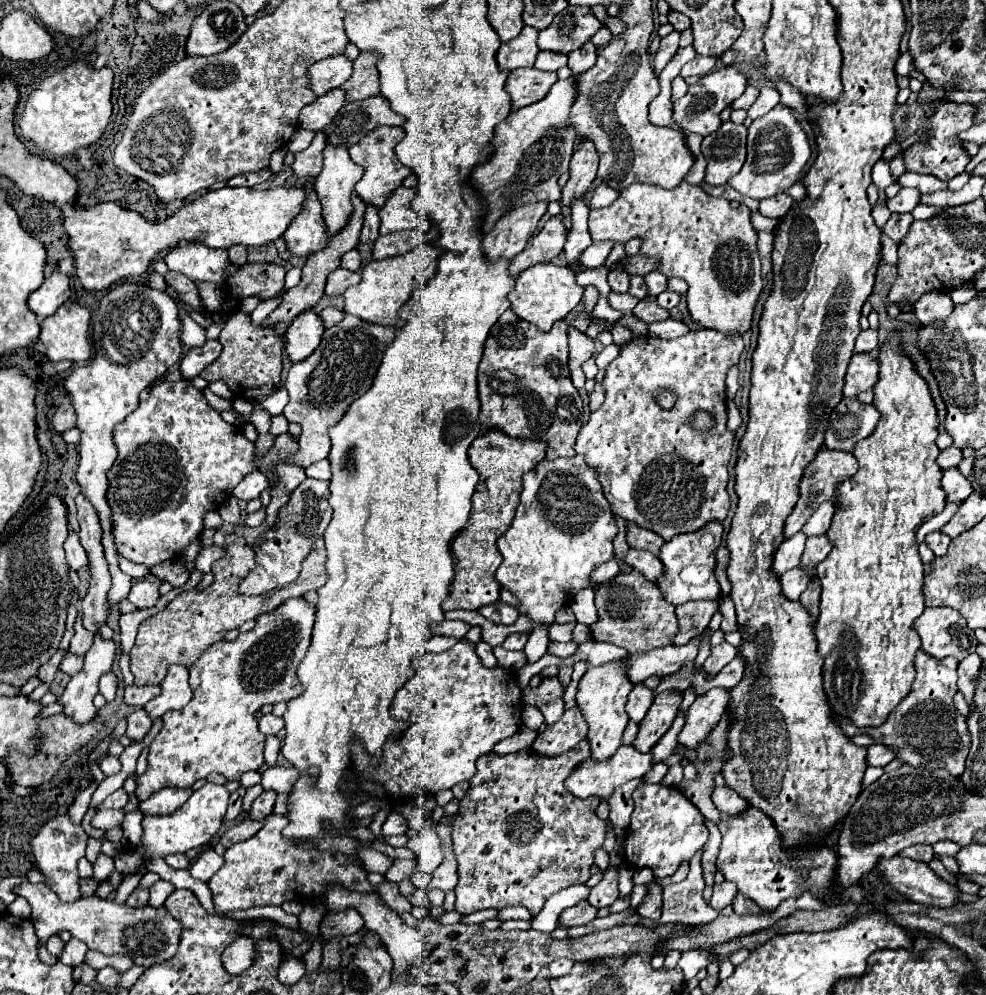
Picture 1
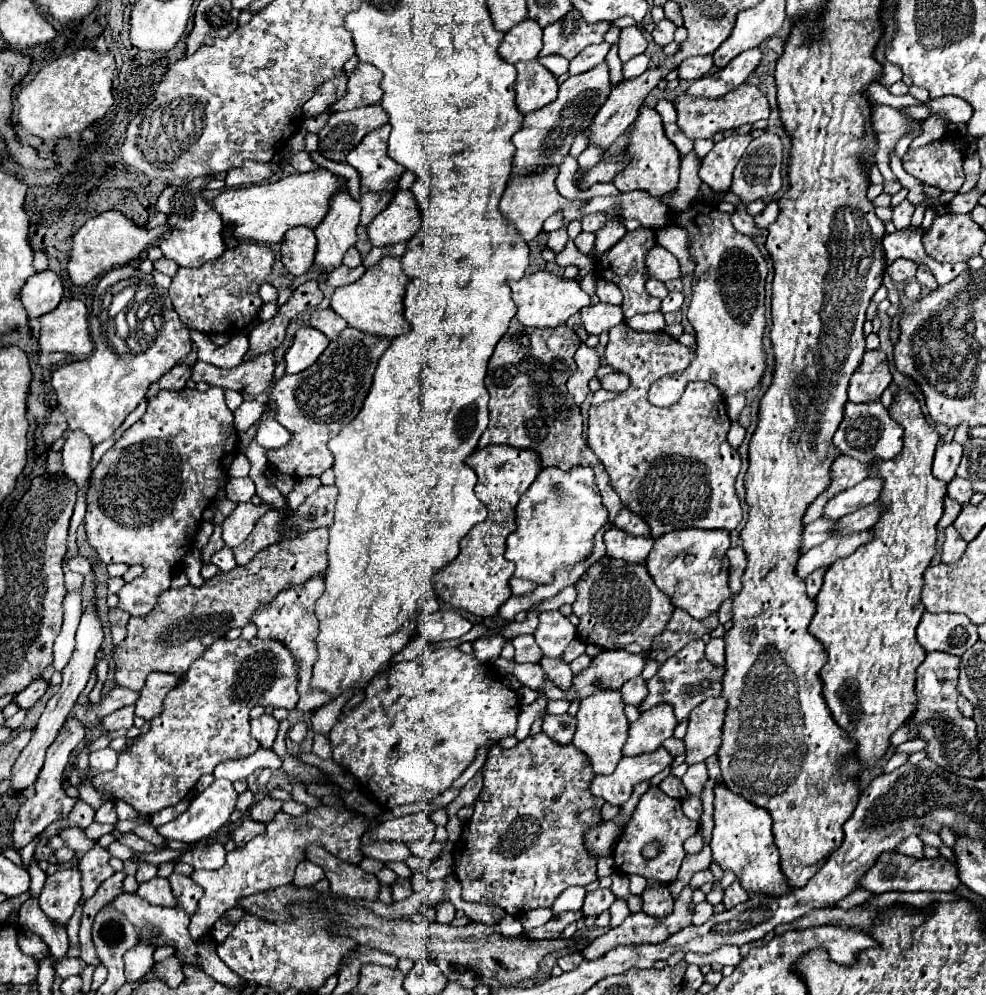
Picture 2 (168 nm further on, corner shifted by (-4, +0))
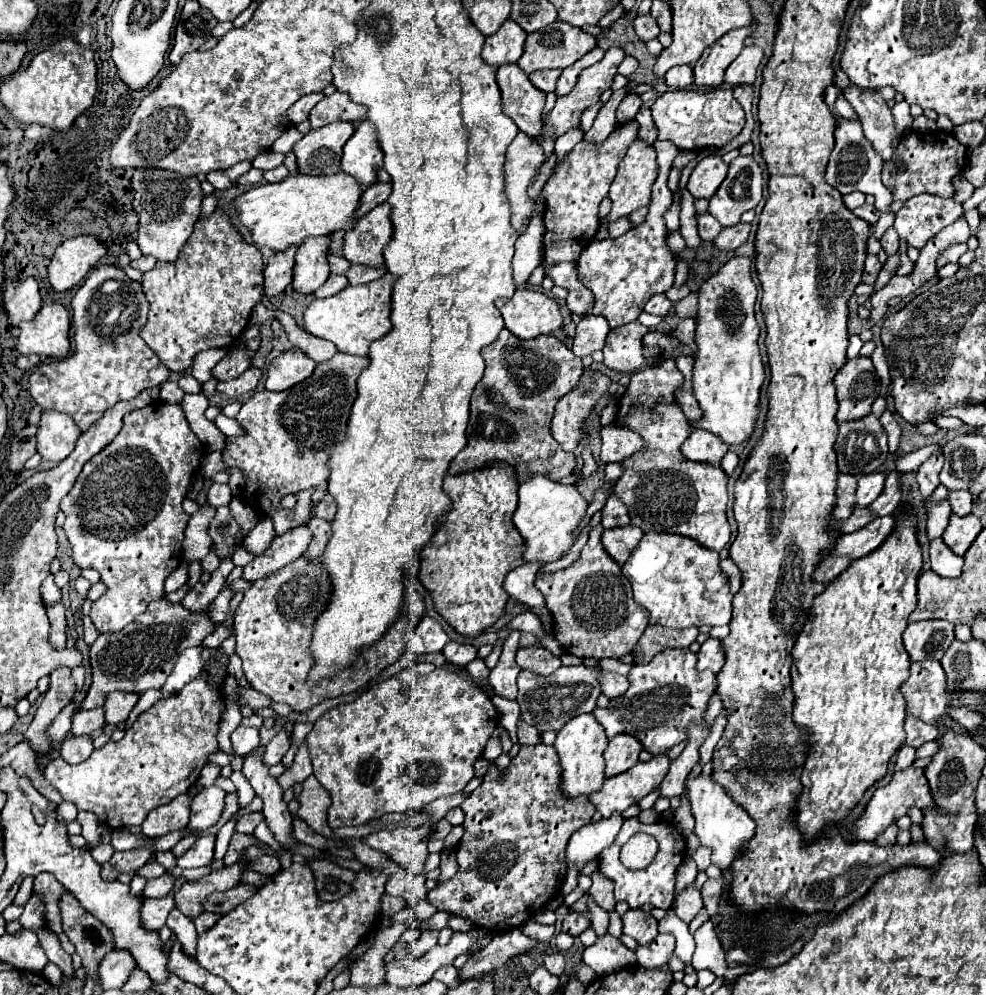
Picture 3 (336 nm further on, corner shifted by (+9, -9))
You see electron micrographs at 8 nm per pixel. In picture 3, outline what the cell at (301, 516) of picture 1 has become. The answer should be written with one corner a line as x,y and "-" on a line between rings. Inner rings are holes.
326,493
324,499
316,507
316,517
332,521
334,515
336,515
336,501
334,501
334,497
330,497
330,493

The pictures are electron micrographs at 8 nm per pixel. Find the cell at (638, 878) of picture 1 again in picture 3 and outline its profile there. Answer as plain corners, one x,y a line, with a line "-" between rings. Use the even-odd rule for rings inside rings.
628,909
622,915
622,933
636,939
638,945
648,945
658,935
658,921
642,909

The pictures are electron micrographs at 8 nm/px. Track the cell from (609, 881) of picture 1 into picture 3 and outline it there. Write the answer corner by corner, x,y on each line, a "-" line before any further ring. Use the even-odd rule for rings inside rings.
568,913
562,921
562,933
568,933
572,937
578,937
588,927
588,919
578,913

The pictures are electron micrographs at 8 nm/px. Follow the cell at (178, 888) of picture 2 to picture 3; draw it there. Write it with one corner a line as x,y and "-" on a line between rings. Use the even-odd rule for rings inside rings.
164,873
162,877
146,881
144,897
164,897
166,893
172,891
172,885
174,885
174,877
168,875
168,873

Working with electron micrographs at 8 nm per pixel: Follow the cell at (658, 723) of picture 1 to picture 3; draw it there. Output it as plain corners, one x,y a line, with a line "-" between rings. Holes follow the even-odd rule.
616,735
604,751
604,761
606,761
604,775
614,777
628,771
638,763
640,751
642,751
642,745
632,735

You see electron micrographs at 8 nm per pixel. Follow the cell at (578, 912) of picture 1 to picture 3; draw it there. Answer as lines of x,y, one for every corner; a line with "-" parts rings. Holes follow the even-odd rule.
510,929
510,931
502,931
494,935
494,941
482,949
478,955
472,955
462,969
458,969
458,979
470,979
476,977
480,973
488,973
498,969
500,965
504,965
508,959
512,959
514,955
520,955
522,951
532,949
536,943
536,939
526,937
520,929

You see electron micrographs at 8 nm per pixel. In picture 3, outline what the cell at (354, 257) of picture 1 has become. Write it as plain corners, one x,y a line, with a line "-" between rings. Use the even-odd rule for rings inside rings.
328,255
328,267
332,273
338,273
338,275
344,275
350,267
350,261
346,261
344,257
336,257
336,255

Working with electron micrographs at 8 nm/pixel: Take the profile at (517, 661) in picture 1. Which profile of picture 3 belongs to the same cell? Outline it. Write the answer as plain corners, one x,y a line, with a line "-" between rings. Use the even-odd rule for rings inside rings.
448,641
446,647
442,649
442,655
446,657
448,663
454,663
454,665
468,665
470,661
476,659
476,647
472,645
460,645
460,643
454,643
454,641

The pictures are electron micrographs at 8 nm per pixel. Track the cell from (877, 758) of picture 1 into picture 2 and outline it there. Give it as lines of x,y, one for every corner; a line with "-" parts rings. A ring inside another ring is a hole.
909,740
909,742
903,742
901,746
895,748
897,754
911,754
911,752
917,752
917,750
923,750
925,748
925,742
923,740

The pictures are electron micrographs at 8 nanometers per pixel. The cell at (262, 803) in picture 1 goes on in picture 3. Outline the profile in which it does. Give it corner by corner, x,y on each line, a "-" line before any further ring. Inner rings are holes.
258,811
258,813
244,815
244,817
238,819
238,823
236,823
236,831
238,831
238,833
254,833
256,825
258,825
262,819
264,819
264,817
262,817
260,811

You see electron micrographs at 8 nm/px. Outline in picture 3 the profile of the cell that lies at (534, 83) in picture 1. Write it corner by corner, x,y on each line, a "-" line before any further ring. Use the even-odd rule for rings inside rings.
516,63
498,67
496,81
502,91
504,113
514,119
518,129
522,129
532,139
542,131
542,109
546,103
546,95
536,89
528,75
518,69

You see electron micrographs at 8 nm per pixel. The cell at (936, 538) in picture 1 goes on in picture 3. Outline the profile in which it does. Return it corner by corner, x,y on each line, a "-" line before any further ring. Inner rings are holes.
934,539
930,543
930,563
932,563
932,571
938,573
940,577
948,577
948,579
956,579
962,575
962,565
964,559
954,555
946,543
942,539

